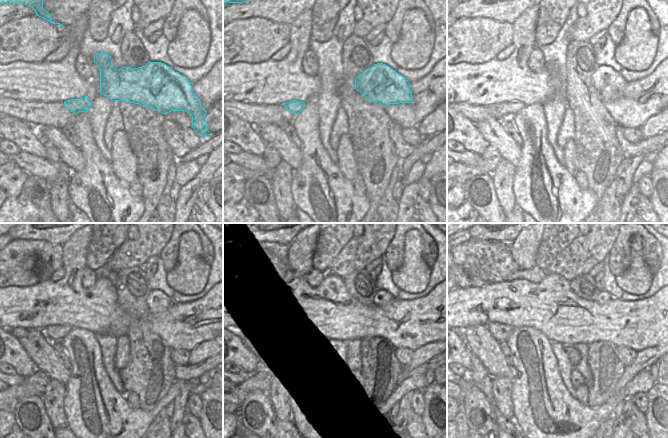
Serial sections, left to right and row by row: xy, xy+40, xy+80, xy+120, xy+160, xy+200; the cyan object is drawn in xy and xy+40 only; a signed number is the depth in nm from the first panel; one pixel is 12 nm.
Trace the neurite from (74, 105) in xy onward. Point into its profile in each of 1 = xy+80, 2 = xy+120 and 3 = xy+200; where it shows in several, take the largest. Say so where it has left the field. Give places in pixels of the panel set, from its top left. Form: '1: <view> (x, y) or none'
1: xy+80 (508, 109)
2: xy+120 (55, 333)
3: xy+200 (501, 332)

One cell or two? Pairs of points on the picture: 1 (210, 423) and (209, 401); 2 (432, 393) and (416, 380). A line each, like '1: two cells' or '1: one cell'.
1: one cell
2: two cells

